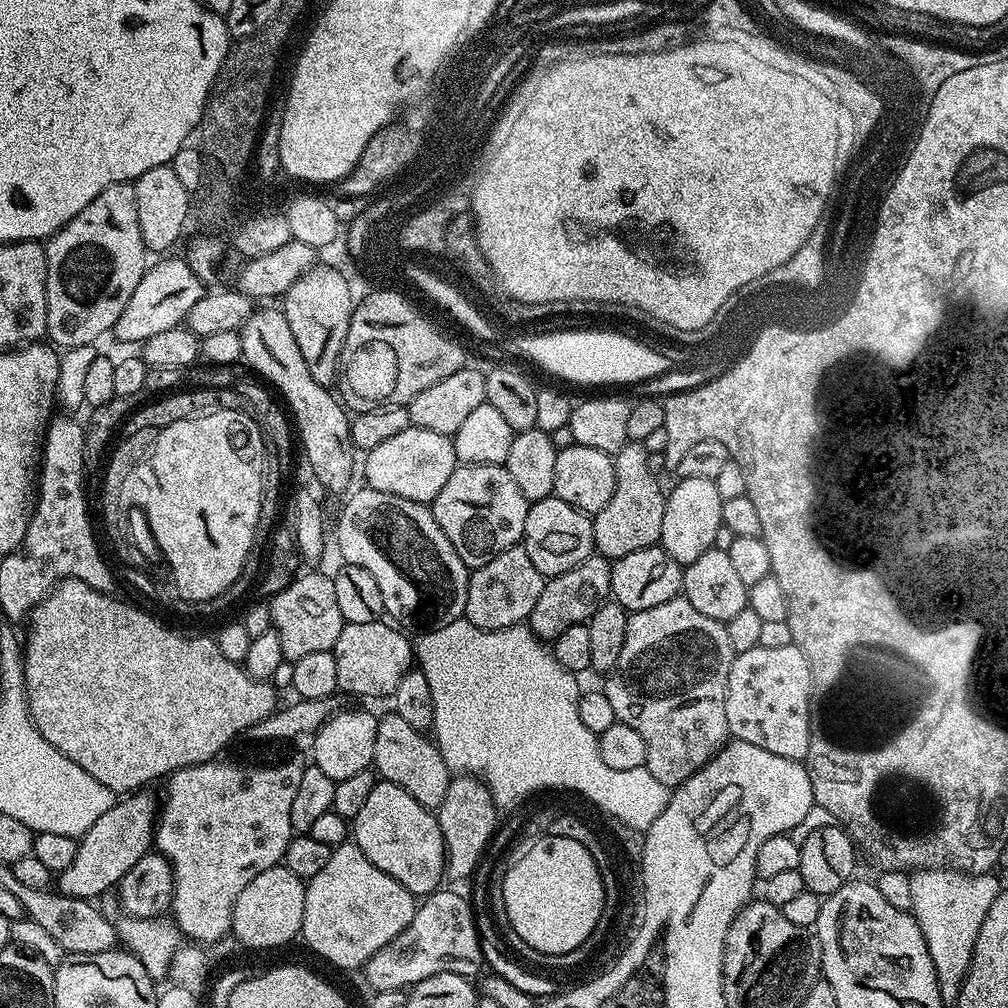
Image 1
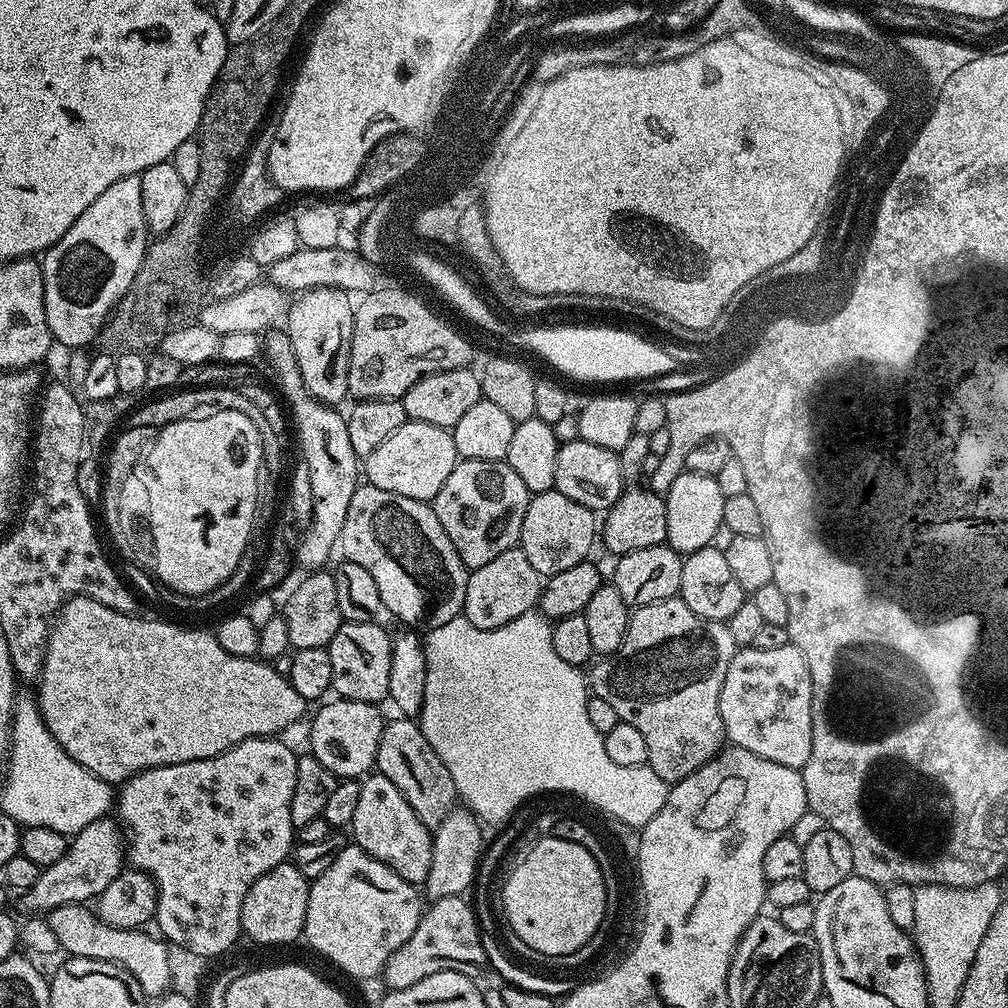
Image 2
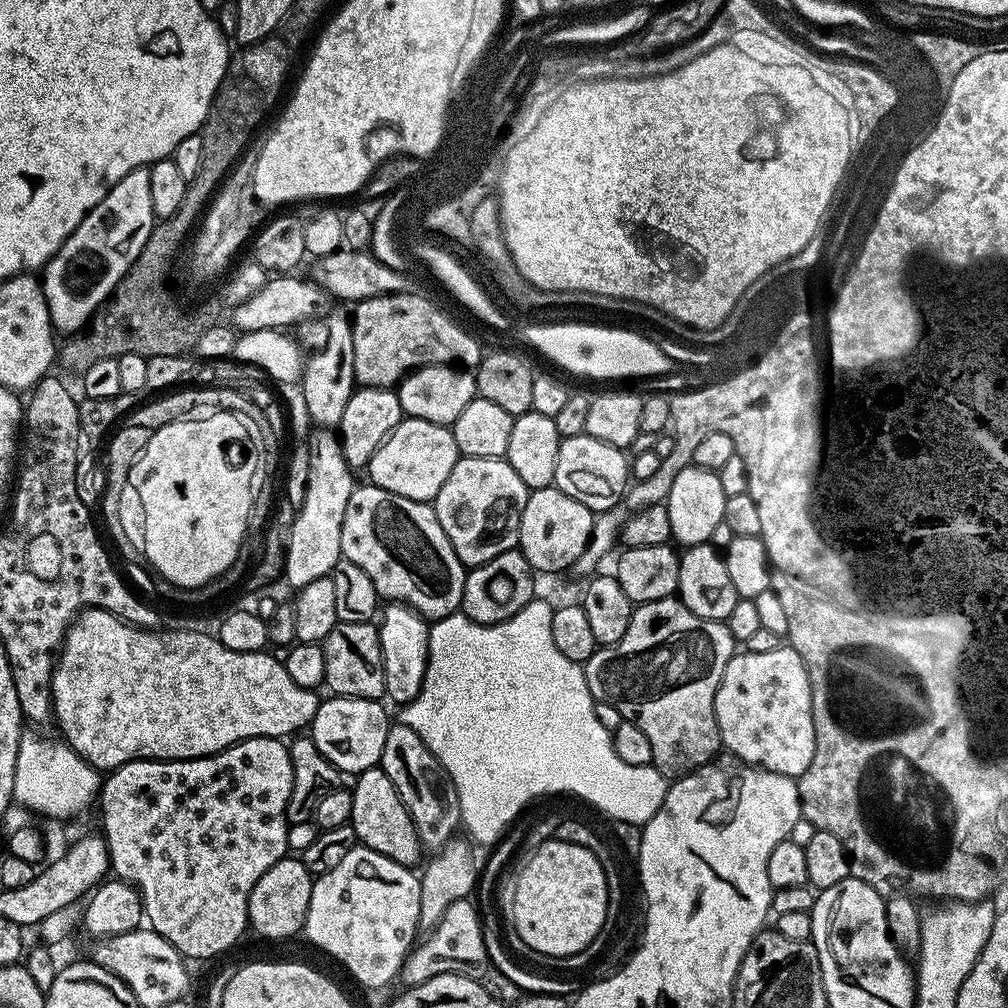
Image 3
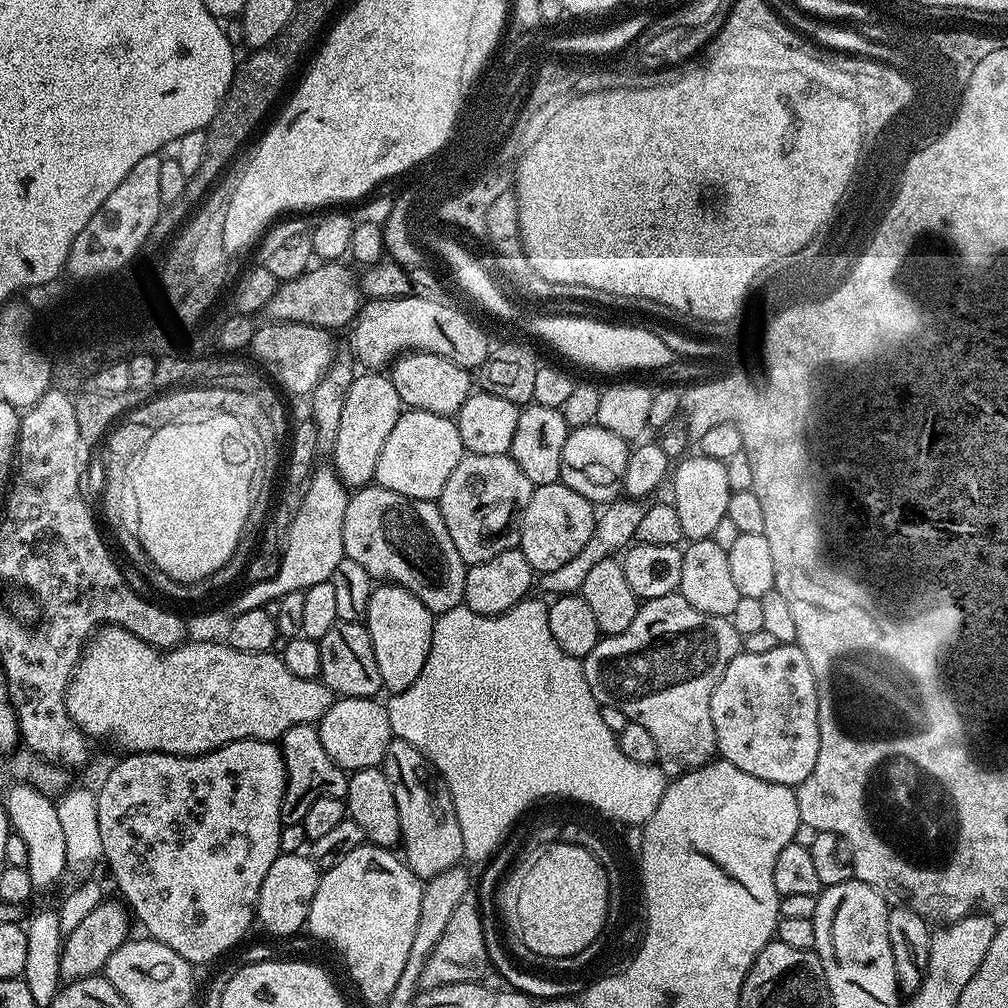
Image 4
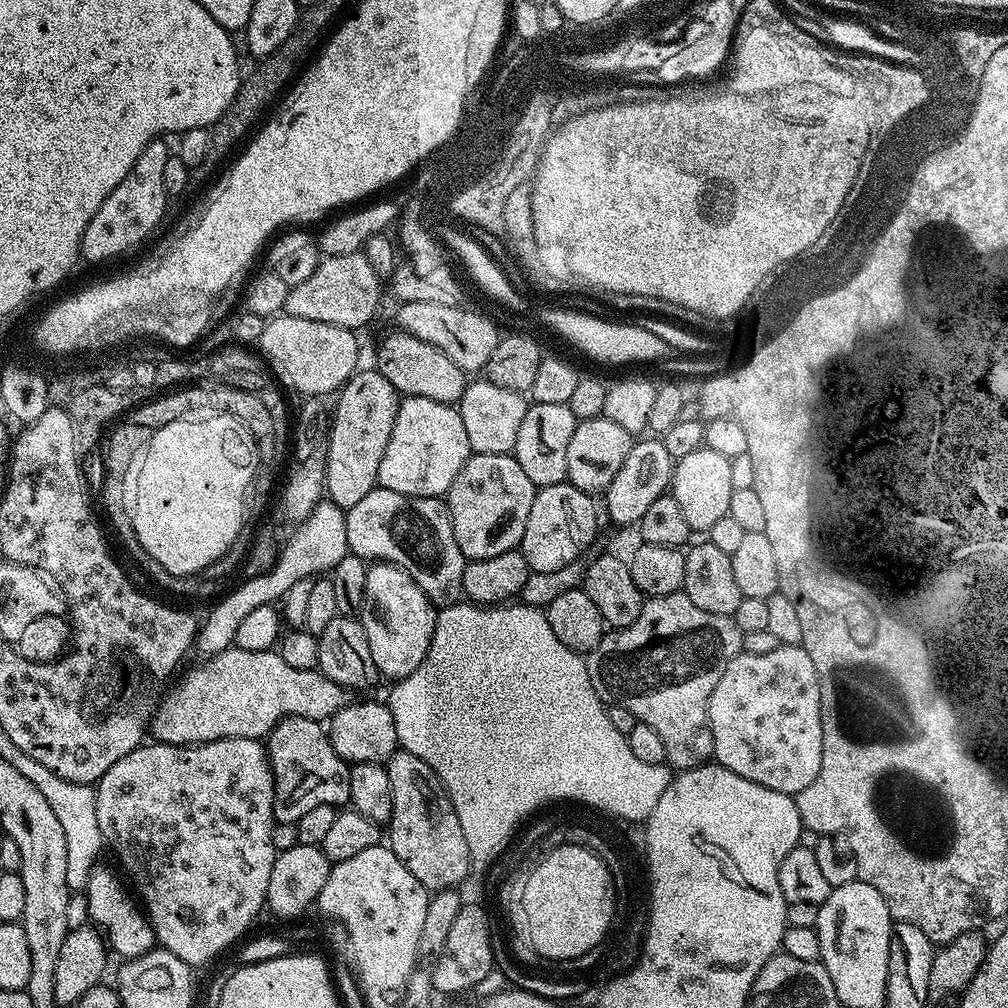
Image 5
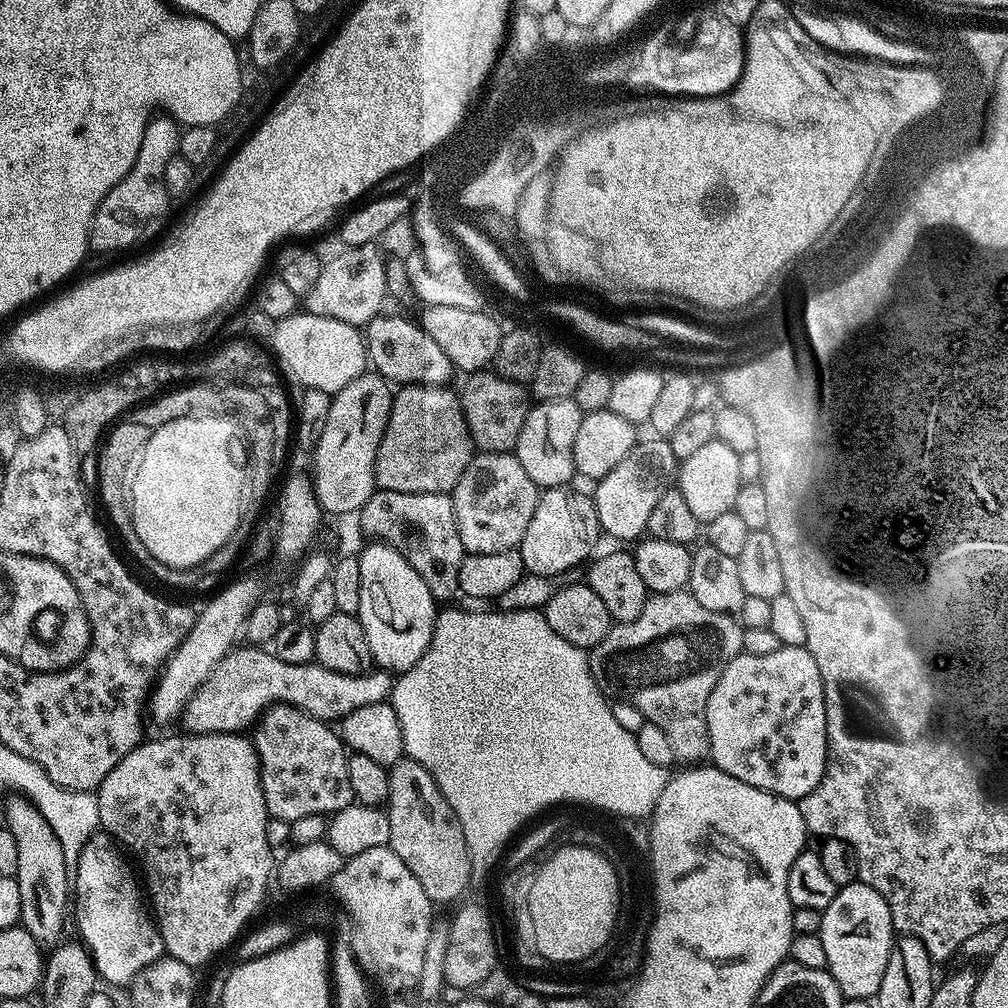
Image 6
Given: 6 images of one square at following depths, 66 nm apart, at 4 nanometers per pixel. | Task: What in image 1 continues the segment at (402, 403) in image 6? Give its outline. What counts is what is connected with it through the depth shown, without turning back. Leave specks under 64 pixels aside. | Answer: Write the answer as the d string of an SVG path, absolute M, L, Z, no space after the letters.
M409 426L394 438L386 438L363 457L367 487L382 490L382 494L394 494L410 502L431 505L432 500L446 486L450 474L458 467L456 451L451 436L434 434L434 430L422 430Z

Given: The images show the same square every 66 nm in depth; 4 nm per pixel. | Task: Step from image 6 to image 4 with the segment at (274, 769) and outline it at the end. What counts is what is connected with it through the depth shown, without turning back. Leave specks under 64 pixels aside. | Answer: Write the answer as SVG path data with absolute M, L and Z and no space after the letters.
M299 724L290 726L278 741L278 747L284 765L286 766L286 790L282 794L282 810L280 811L280 823L303 824L306 818L306 810L318 802L318 798L338 798L344 800L348 795L349 773L339 768L326 754L326 746L322 746L320 729L315 724Z

